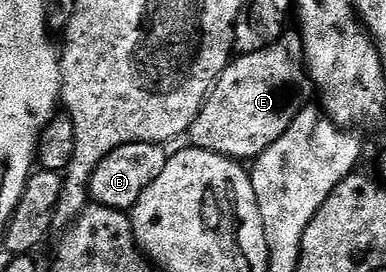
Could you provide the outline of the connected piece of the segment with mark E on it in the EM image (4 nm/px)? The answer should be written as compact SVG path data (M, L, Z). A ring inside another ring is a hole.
M288 34L282 42L266 46L266 50L237 55L218 77L198 118L188 128L186 136L191 147L217 152L231 160L255 161L290 130L290 122L306 107L304 80L306 84L304 44L299 35Z

